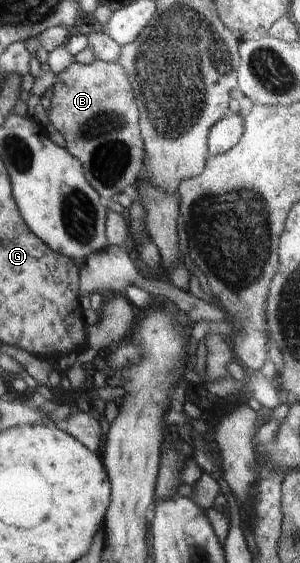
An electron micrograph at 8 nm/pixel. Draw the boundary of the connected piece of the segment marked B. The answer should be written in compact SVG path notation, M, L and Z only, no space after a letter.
M95 59L91 64L84 65L75 61L69 68L66 68L57 75L57 82L55 82L52 88L54 94L53 98L50 99L51 109L48 114L50 123L61 132L61 136L65 139L66 149L70 151L75 158L78 158L79 162L82 162L84 168L87 168L87 178L91 178L91 186L94 187L96 191L99 191L99 194L102 195L103 198L111 200L111 196L115 196L115 194L119 195L119 192L125 192L127 186L133 187L133 184L137 184L145 167L145 140L141 135L140 114L137 100L134 98L133 87L130 85L130 79L126 74L126 70L117 62L108 63Z

